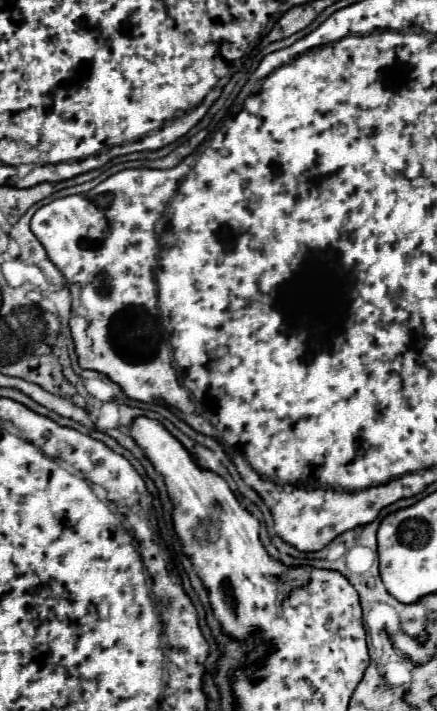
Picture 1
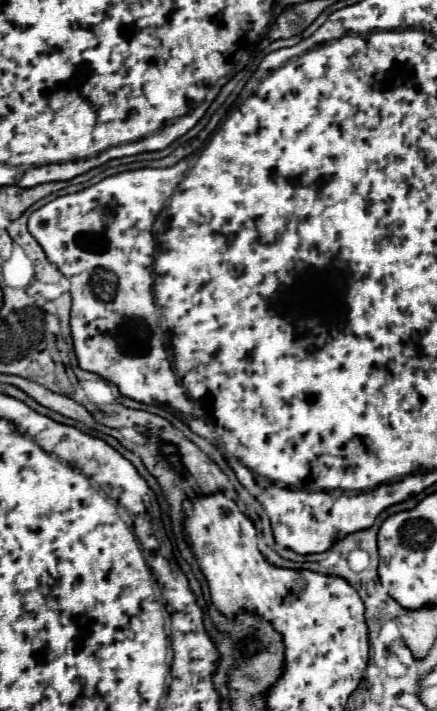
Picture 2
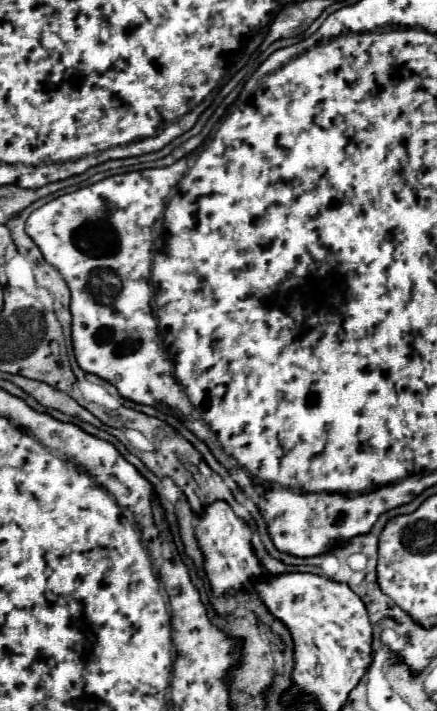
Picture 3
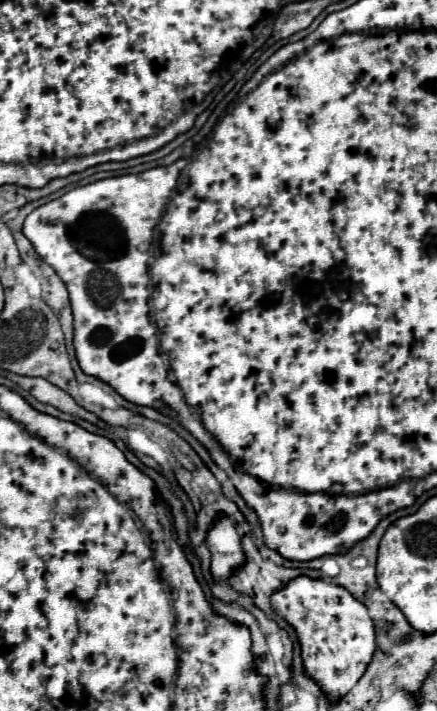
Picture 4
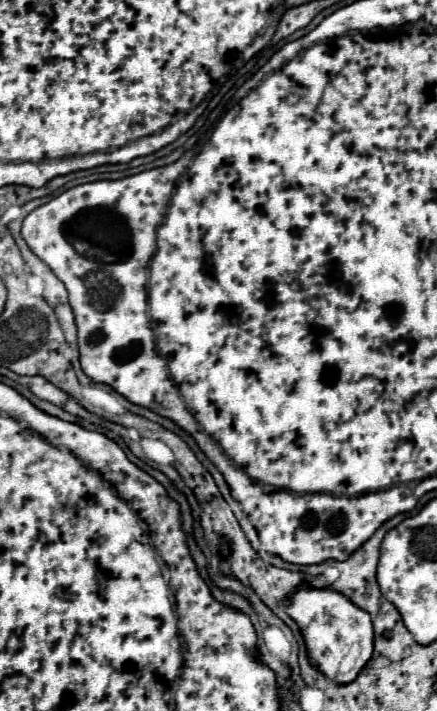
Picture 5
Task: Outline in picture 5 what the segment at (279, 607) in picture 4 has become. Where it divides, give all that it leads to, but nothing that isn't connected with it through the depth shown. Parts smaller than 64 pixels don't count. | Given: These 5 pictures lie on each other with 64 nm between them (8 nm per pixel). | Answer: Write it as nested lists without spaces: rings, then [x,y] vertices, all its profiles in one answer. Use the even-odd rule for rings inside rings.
[[[300,586],[292,600],[286,602],[286,612],[296,620],[302,630],[312,662],[336,684],[350,684],[358,672],[372,658],[374,630],[368,612],[354,606],[346,596],[328,588]]]

